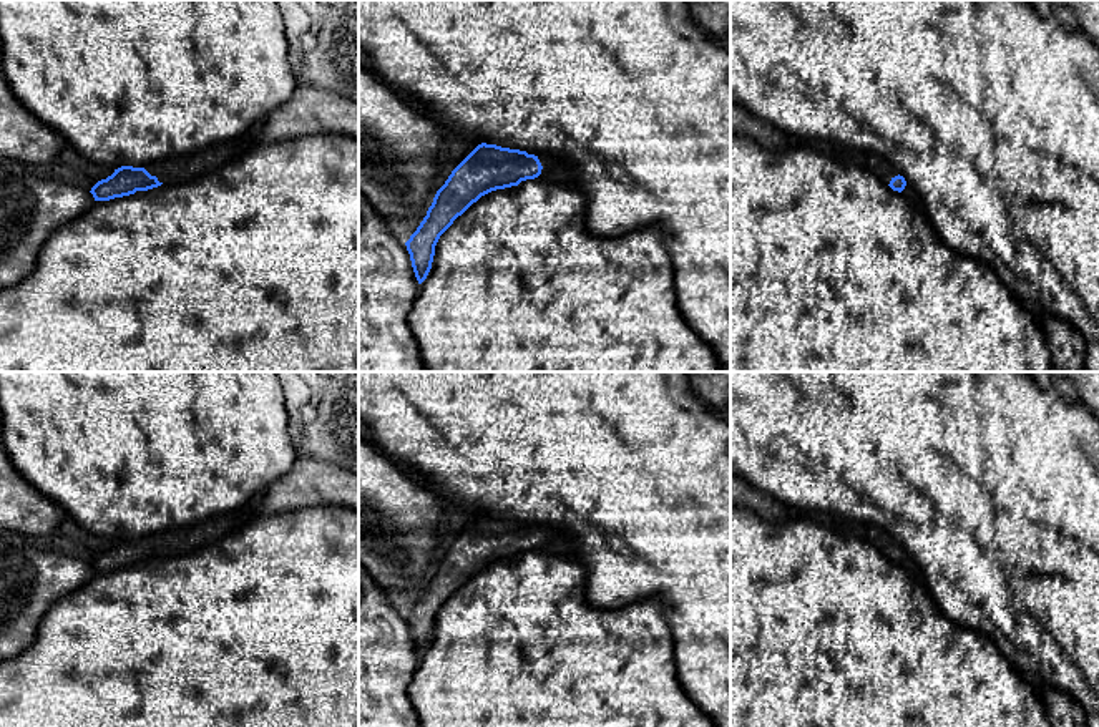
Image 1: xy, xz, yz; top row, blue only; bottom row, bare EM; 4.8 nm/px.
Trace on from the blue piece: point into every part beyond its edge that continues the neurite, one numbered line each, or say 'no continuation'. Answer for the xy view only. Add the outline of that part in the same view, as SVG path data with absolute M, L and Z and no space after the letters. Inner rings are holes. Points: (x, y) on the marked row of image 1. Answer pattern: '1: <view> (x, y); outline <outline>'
1: xy (311, 110); outline M299 83L291 98L244 138L211 146L196 154L153 163L144 169L159 183L174 184L206 171L216 171L257 144L317 133L359 138L359 101L314 85Z

